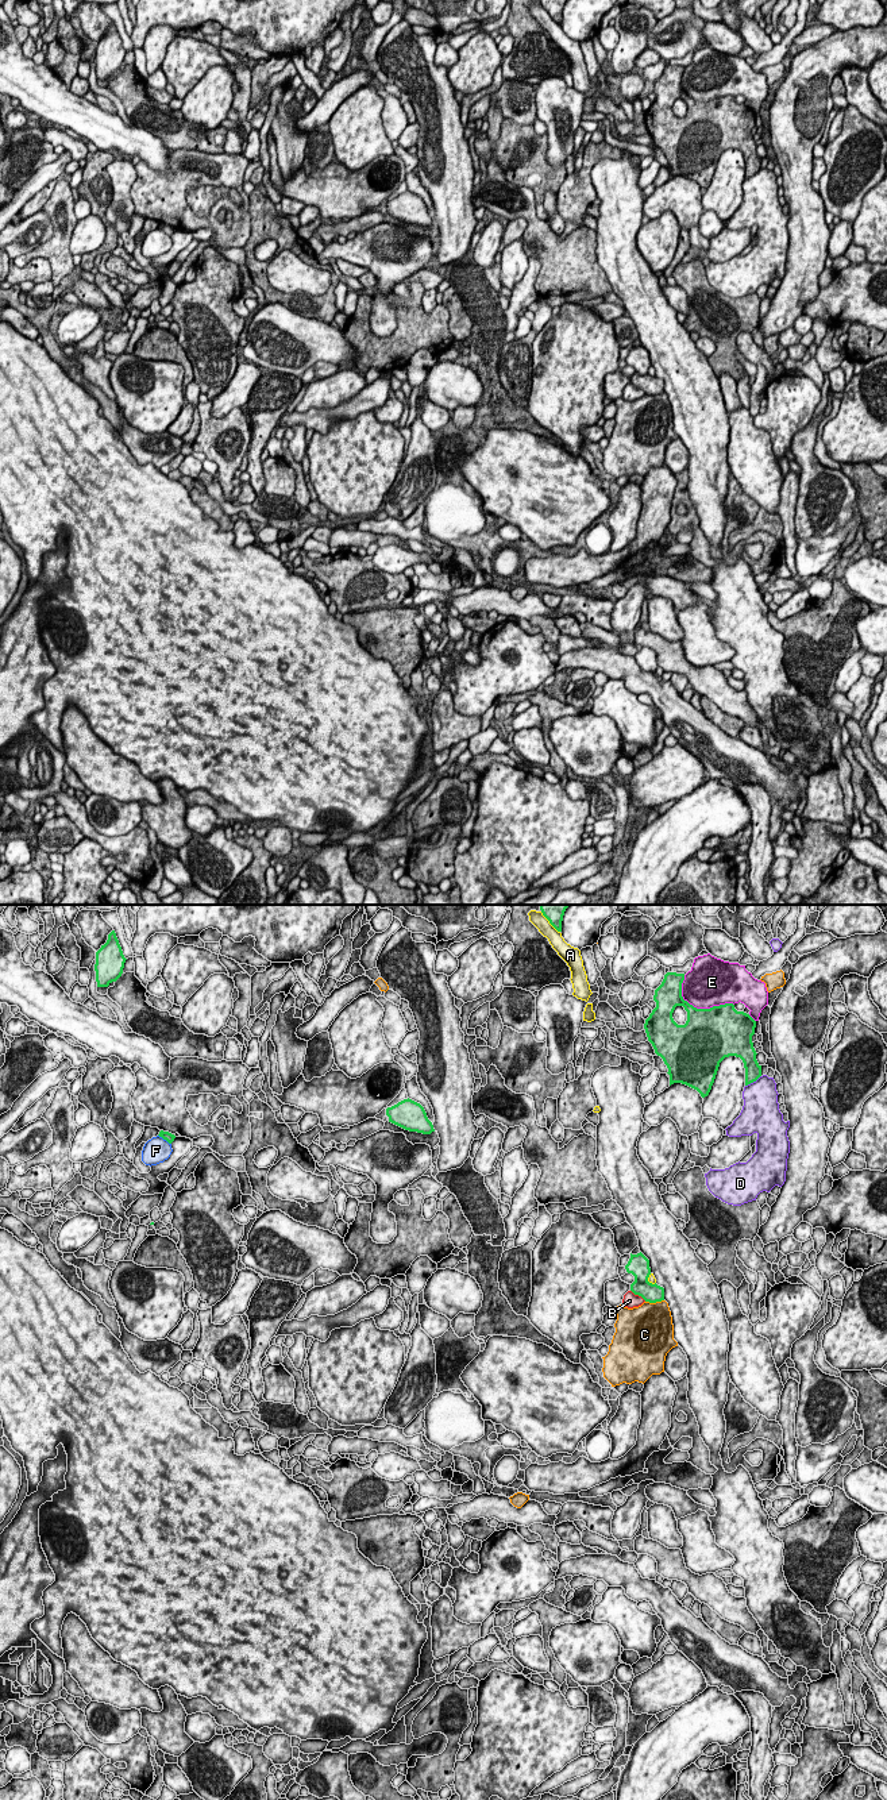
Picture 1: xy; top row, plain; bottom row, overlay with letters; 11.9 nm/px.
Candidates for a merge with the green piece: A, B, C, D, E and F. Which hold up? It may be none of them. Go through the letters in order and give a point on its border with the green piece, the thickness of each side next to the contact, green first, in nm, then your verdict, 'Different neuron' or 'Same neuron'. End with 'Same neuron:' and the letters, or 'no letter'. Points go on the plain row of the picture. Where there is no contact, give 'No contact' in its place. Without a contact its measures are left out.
A: Touches green at xy (550, 15). Thickness 190 nm (green) against 170 nm. Different neuron
B: Touches green at xy (639, 388). Thickness 220 nm (green) against 170 nm. Different neuron
C: Touches green at xy (654, 394). Thickness 220 nm (green) against 480 nm. Different neuron
D: Touches green at xy (752, 174). Thickness 190 nm (green) against 420 nm. Different neuron
E: Touches green at xy (695, 100). Thickness 440 nm (green) against 480 nm. Different neuron
F: Touches green at xy (165, 231). Thickness 120 nm (green) against 300 nm. Different neuron
Same neuron: no letter

